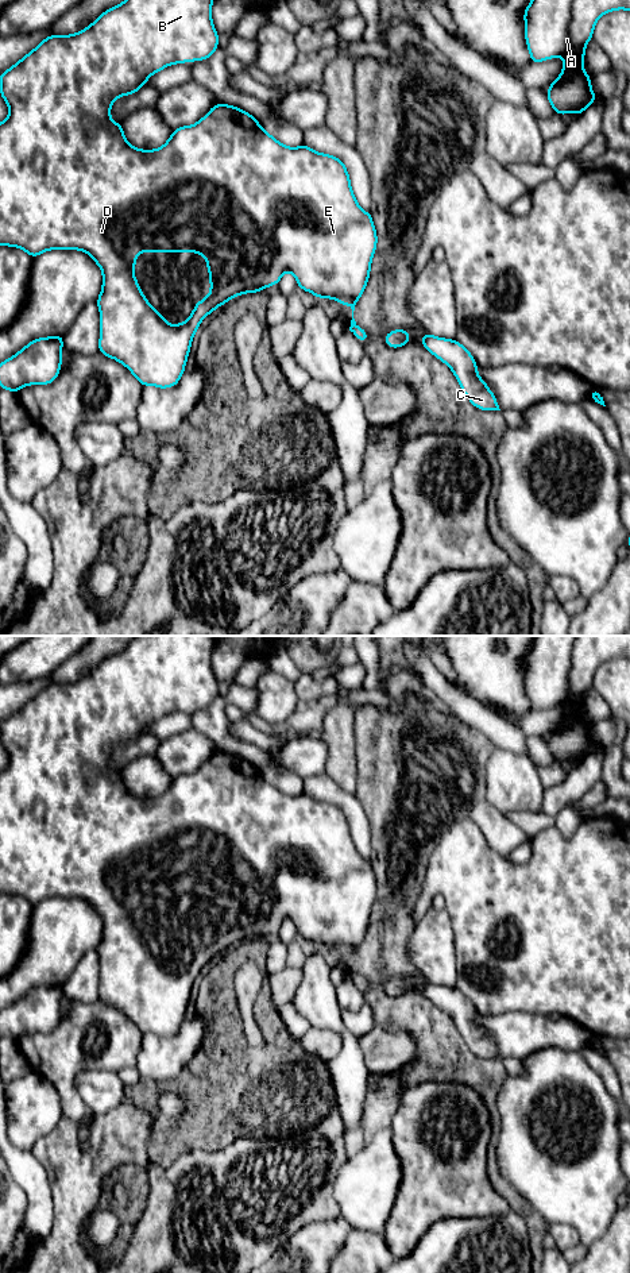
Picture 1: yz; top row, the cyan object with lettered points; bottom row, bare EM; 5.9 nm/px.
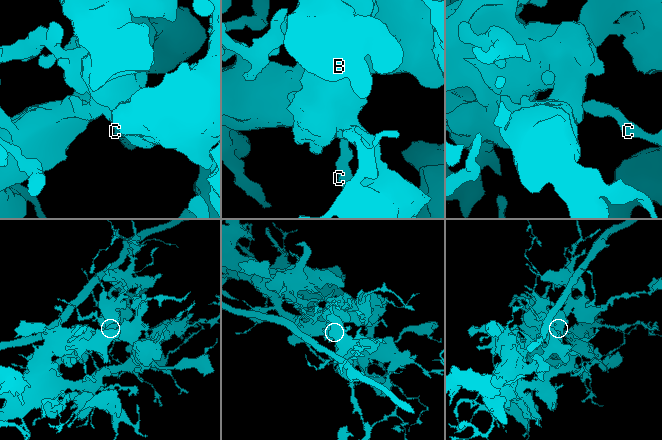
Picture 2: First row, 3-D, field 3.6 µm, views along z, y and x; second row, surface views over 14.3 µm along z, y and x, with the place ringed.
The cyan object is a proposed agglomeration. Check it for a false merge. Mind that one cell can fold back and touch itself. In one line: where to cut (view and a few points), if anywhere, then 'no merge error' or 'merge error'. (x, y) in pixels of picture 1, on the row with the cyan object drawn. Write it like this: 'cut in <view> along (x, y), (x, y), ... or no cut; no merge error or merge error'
no cut; no merge error

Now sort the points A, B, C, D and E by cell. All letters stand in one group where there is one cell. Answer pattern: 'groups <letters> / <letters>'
groups A B C D E

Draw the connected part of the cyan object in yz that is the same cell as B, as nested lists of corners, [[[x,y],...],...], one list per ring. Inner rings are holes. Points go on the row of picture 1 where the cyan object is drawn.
[[[124,0],[121,4],[104,11],[92,24],[76,34],[49,35],[20,61],[0,73],[0,94],[9,108],[8,117],[0,123],[0,246],[19,247],[31,258],[49,250],[80,250],[90,255],[103,271],[101,293],[96,300],[100,310],[98,352],[125,366],[142,387],[147,385],[159,389],[174,387],[185,373],[192,340],[202,319],[228,300],[278,285],[286,271],[295,277],[298,288],[313,293],[318,300],[326,297],[337,300],[341,306],[348,305],[352,309],[349,331],[362,343],[368,342],[366,329],[359,328],[353,319],[353,310],[371,275],[370,269],[378,236],[371,212],[364,212],[356,201],[348,170],[341,159],[317,153],[306,144],[299,147],[283,146],[251,113],[229,104],[214,104],[196,124],[178,127],[171,132],[169,140],[155,150],[135,148],[123,134],[123,123],[111,120],[112,103],[121,96],[136,93],[154,73],[174,63],[205,61],[217,50],[219,34],[212,22],[212,4],[213,0]],[[138,252],[197,252],[206,258],[210,293],[194,304],[194,309],[186,321],[171,325],[151,306],[132,271],[136,266]]]

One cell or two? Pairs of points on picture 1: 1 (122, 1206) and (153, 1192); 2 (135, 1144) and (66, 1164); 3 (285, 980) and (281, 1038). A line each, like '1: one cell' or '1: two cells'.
1: two cells
2: one cell
3: two cells

